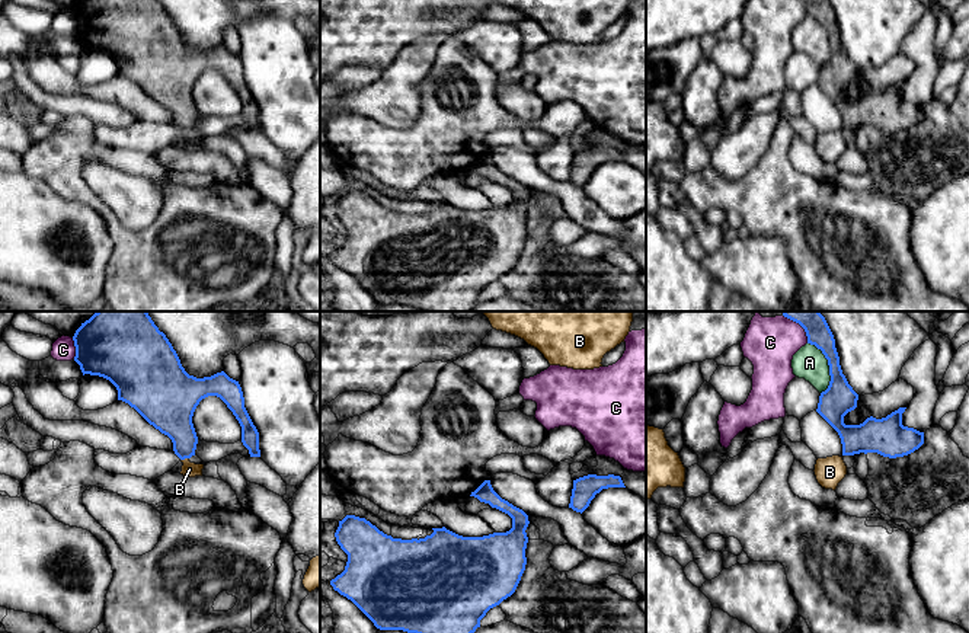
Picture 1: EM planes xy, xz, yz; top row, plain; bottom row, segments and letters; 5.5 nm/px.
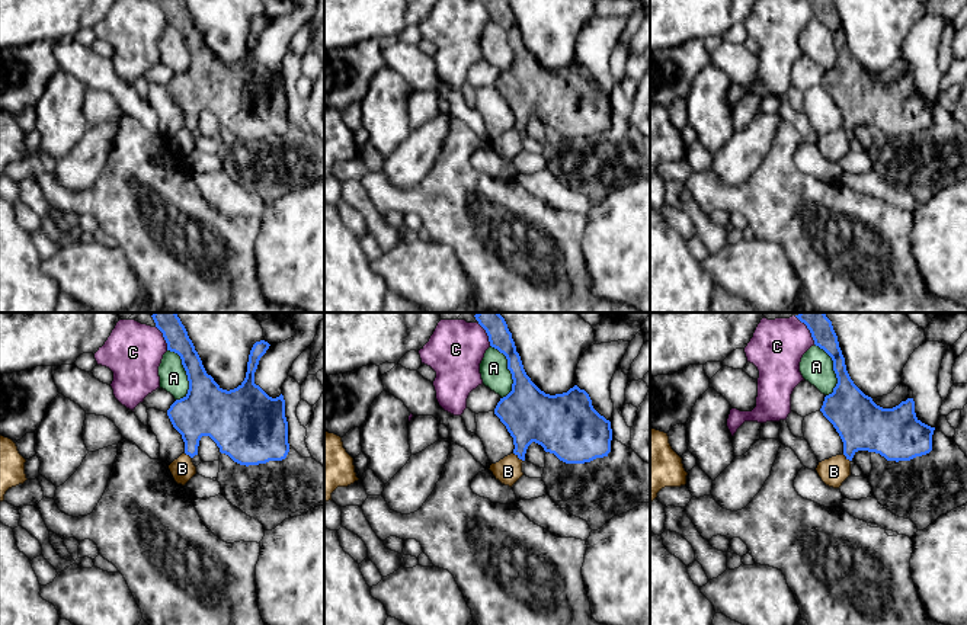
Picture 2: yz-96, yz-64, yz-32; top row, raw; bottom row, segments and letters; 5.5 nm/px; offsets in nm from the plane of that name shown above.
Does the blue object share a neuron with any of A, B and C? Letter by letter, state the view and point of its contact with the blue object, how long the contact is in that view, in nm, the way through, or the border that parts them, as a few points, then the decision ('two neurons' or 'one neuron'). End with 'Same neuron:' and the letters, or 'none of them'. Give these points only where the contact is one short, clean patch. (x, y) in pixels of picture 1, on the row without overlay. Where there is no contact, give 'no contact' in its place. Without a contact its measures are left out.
A: contact yz (828, 38); length 300 nm; two neurons
B: contact xy (184, 133); length 50 nm; border xy (188, 131), (181, 134); two neurons
C: contact xy (76, 22); length 120 nm; two neurons
Same neuron: none of them

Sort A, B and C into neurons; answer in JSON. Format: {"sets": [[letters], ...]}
{"sets": [["A"], ["B"], ["C"]]}

